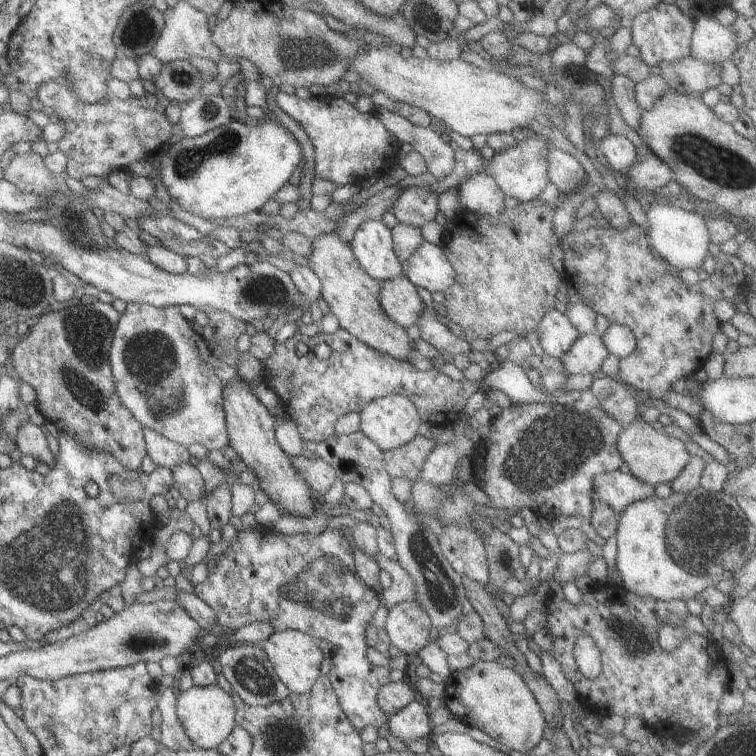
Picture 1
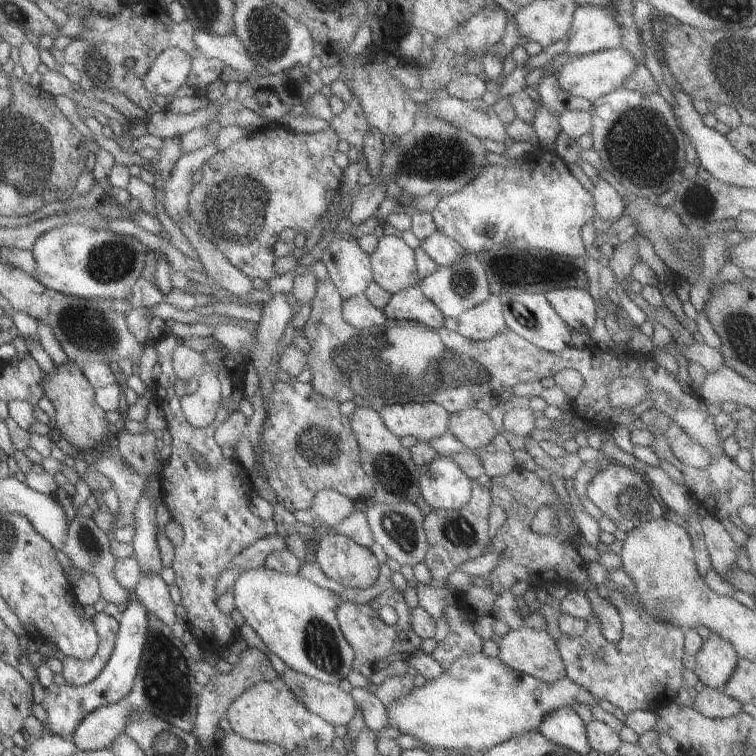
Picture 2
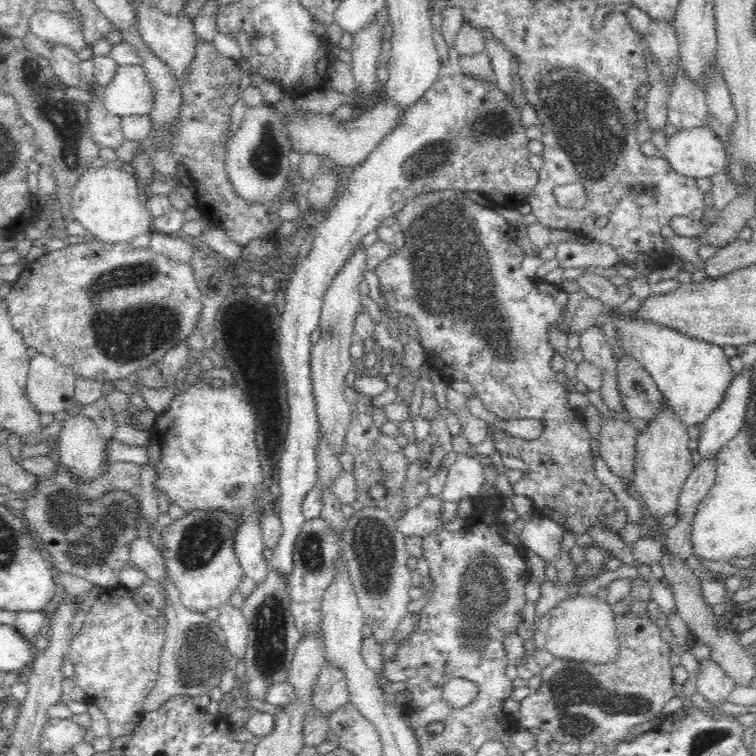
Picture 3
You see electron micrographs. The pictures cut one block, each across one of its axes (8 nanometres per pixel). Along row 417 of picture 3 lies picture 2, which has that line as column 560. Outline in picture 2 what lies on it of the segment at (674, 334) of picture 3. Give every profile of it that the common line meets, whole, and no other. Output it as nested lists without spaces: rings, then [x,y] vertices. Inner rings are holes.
[[[479,651],[461,654],[437,678],[427,680],[423,686],[413,686],[385,712],[387,726],[400,730],[401,734],[410,735],[422,744],[456,752],[482,752],[511,736],[537,730],[539,722],[561,706],[585,704],[593,707],[597,701],[566,676],[545,682],[521,674],[505,666],[497,657],[486,657]]]

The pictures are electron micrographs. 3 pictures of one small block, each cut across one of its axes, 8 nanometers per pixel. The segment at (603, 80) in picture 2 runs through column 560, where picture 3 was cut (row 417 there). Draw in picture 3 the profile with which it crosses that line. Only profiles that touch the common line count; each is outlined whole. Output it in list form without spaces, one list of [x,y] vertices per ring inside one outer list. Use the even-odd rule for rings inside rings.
[[[68,414],[58,433],[61,462],[79,480],[88,483],[96,478],[102,464],[107,440],[86,414]]]

